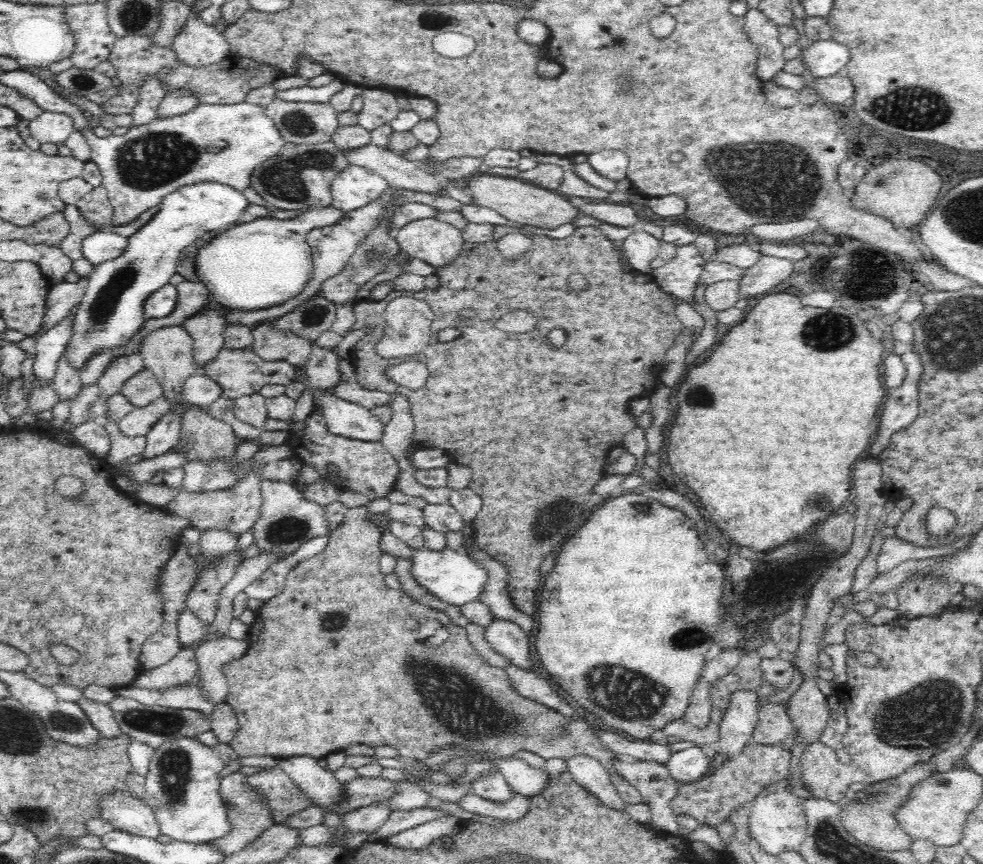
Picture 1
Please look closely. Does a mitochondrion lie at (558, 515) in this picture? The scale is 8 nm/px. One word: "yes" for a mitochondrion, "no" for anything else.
yes

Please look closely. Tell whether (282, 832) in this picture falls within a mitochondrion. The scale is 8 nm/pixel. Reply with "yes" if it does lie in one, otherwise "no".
no

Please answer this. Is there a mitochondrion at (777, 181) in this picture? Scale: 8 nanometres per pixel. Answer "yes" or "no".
yes

